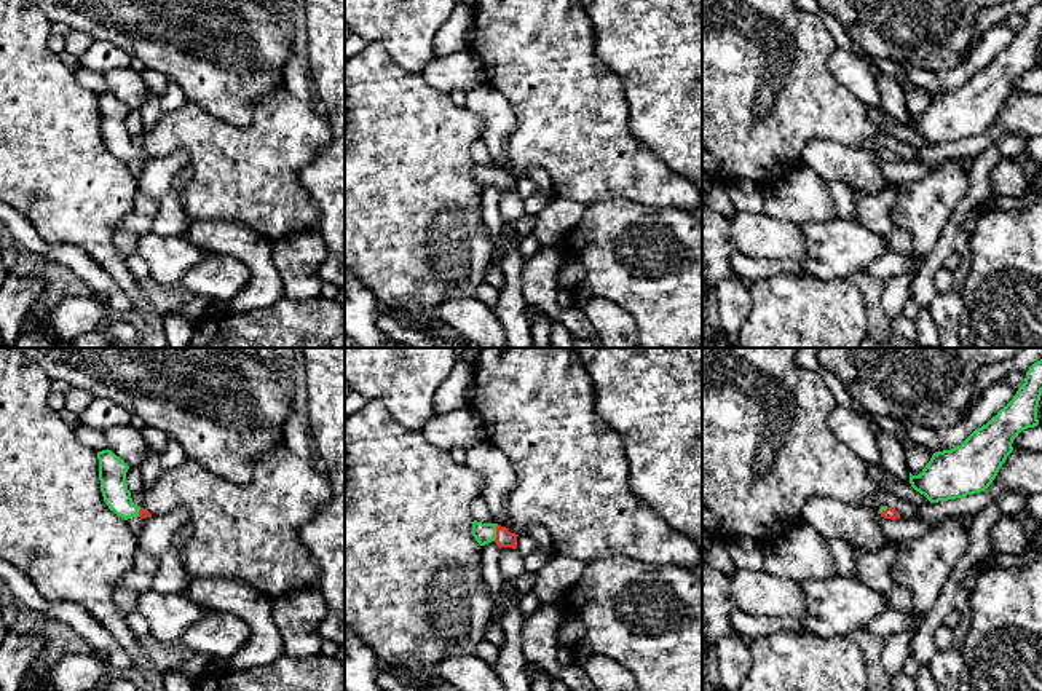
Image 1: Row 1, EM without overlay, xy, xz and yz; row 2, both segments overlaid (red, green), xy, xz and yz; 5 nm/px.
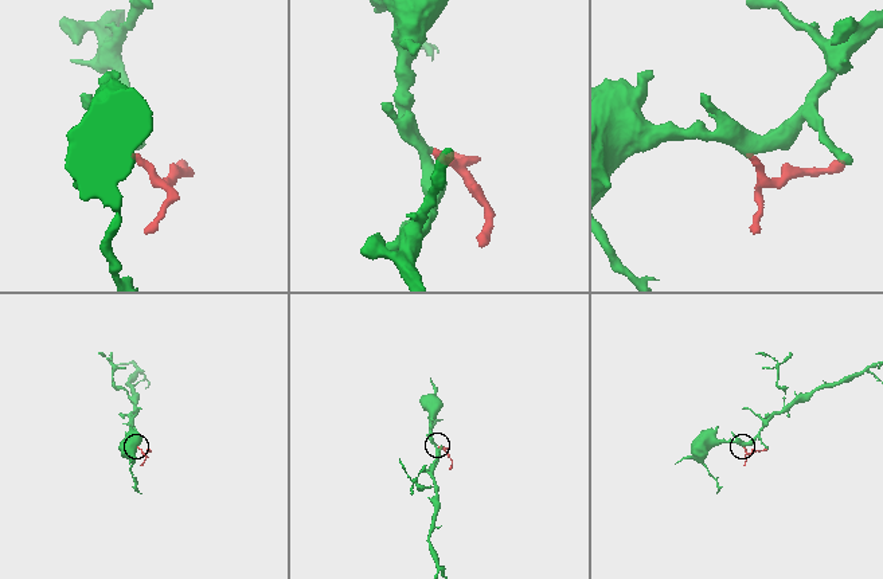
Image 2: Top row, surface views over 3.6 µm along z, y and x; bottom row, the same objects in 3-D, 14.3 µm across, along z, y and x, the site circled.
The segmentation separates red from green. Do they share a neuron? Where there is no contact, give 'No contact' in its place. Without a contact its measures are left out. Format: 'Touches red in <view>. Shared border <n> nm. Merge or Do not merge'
Touches red in xz. Shared border 80 nm. Merge

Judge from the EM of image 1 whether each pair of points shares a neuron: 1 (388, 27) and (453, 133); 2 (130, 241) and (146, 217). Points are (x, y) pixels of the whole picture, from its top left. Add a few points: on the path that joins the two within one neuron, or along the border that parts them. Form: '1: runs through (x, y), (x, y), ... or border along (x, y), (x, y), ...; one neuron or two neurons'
1: border along (385, 50), (401, 66), (418, 74); two neurons
2: runs through (130, 235), (139, 224); one neuron

